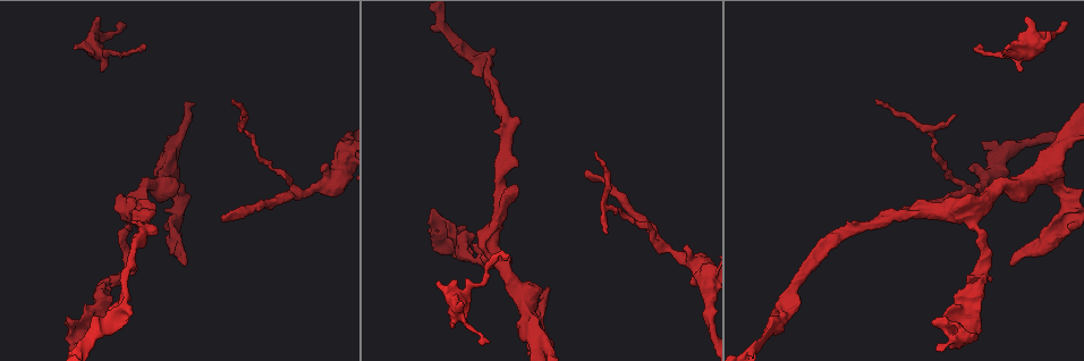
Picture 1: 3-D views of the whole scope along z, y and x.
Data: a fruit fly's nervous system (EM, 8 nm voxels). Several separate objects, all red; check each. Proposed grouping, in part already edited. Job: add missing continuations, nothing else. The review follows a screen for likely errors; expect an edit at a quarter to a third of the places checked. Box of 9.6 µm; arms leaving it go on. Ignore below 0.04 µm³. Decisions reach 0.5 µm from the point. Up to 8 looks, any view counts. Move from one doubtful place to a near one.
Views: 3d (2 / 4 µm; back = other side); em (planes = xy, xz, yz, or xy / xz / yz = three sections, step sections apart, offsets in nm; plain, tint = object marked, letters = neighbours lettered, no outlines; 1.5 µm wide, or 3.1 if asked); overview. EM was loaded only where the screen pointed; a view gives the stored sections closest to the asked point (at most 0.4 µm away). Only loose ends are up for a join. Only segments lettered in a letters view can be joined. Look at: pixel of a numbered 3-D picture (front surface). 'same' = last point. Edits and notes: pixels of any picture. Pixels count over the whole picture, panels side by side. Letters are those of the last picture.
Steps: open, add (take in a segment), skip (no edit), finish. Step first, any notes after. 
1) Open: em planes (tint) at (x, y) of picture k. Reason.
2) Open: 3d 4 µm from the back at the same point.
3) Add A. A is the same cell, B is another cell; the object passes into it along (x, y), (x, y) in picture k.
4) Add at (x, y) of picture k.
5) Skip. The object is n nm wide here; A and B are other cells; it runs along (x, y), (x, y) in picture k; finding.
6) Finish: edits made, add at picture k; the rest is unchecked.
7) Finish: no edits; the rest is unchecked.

Open: em yz step 4 (tint) at (1063, 25) of picture 1. Free end.

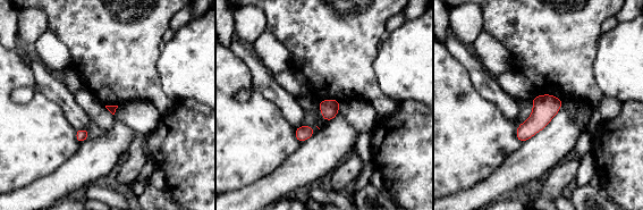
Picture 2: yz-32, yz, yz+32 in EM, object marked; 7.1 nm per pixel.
Open: em planes (letters) at the same point.

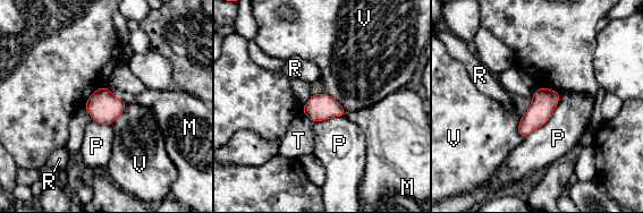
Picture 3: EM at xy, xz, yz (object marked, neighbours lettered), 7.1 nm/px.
Skip. M, P, R, T and V are other cells; a border runs along (326, 92), (346, 111) in picture 3; no lettered segment goes on from it.

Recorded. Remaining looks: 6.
Open: 3d 2 µm at (954, 114) of picture 1.

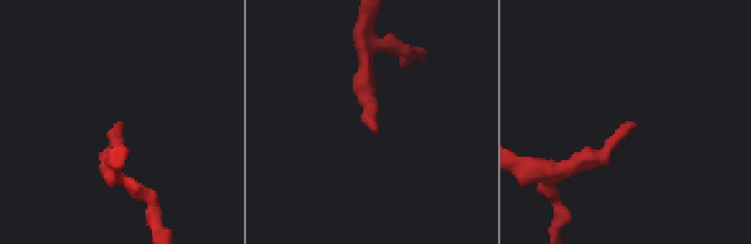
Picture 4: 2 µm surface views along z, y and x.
Open: em planes (letters) at (373, 132) of picture 4. Need the tissue.

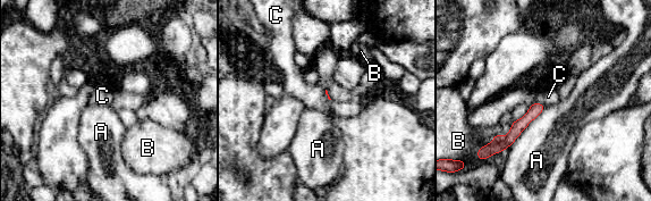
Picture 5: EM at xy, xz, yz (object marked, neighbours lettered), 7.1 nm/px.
Skip. A, B and C are other cells; it runs along (541, 107), (504, 142), (492, 149) in picture 5; none of them fits.

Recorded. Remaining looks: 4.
Open: em xy step 8 (tint) at (221, 222) of picture 1. Tapers out.

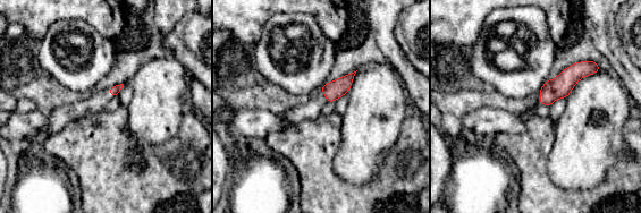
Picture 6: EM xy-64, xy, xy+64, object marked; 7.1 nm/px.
Open: em planes (letters) at the same point.

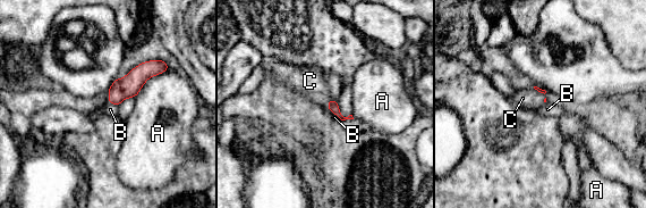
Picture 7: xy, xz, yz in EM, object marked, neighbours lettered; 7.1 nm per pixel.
Add C. C is the same cell, A and B are other cells; the object passes into it along (332, 105), (329, 102), (309, 81) in picture 7; the cell continues.

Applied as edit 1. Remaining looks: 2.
Finish: edits made, add at picture 7; the rest is unchecked.

